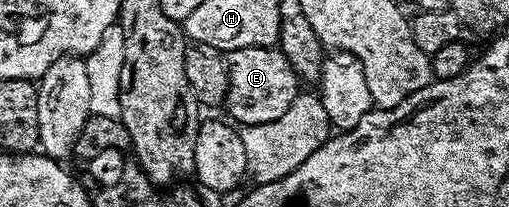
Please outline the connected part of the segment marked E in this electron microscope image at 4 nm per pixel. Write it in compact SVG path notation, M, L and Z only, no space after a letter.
M277 46L245 47L229 52L228 70L230 84L224 111L231 115L229 118L235 124L242 127L260 125L276 121L276 117L284 117L284 113L288 113L288 105L292 105L292 101L296 101L300 94L298 74L292 69L288 57Z

